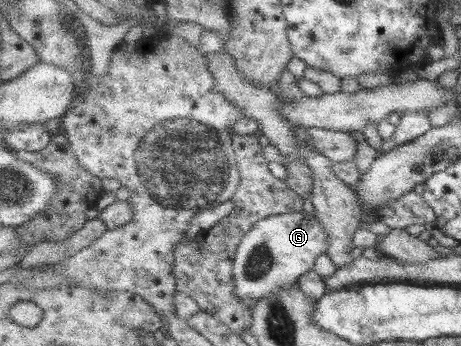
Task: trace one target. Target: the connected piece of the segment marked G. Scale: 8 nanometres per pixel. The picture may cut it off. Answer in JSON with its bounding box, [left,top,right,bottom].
[234,211,329,311]

